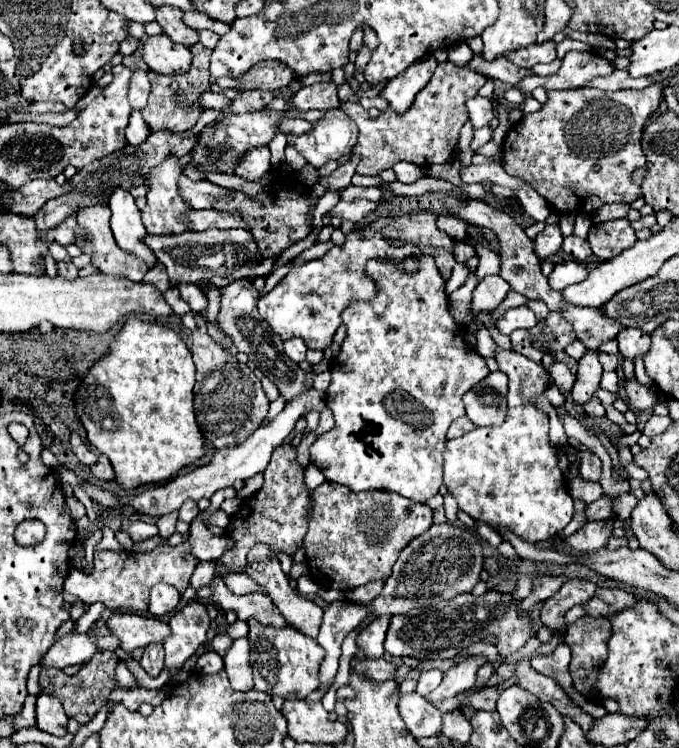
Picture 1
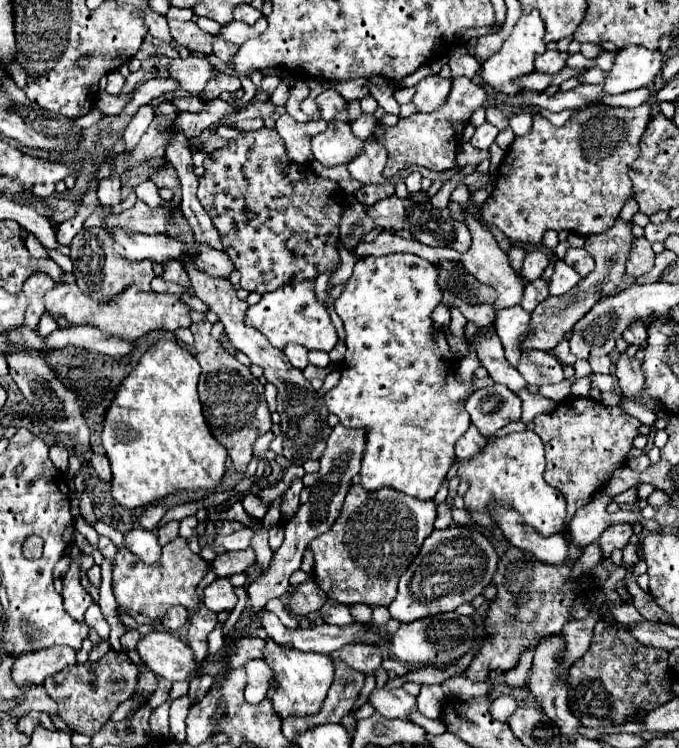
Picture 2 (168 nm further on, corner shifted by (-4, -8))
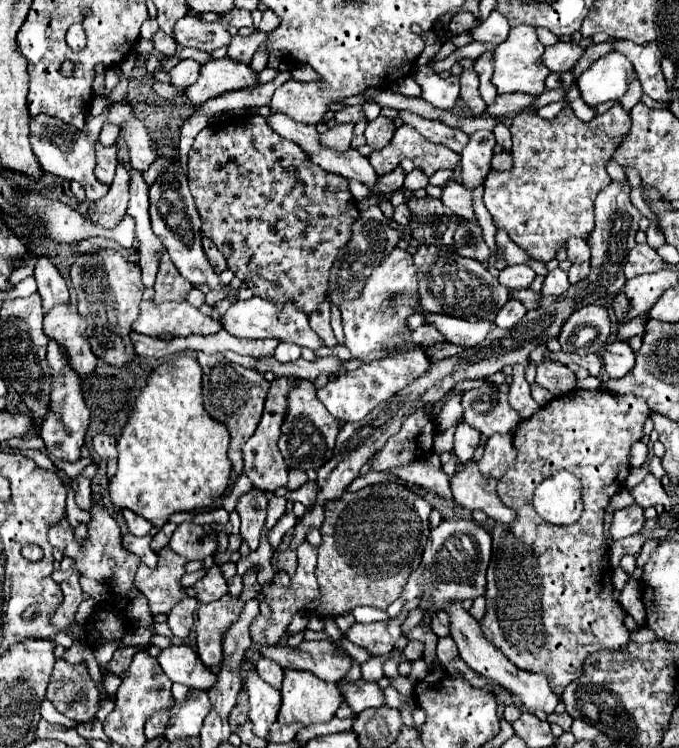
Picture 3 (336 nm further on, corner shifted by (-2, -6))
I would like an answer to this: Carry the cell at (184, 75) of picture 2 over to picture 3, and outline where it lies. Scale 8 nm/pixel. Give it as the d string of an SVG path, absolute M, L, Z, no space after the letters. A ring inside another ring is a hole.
M216 59L200 67L198 81L194 85L188 85L184 93L192 105L202 105L206 99L248 85L258 85L258 75L248 65L230 59Z

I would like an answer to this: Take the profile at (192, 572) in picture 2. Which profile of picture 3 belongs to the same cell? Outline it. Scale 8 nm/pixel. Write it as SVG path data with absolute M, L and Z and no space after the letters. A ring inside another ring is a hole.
M170 547L158 551L158 567L150 569L146 565L138 565L134 585L146 595L150 613L170 613L170 609L182 599L188 597L188 587L180 583L186 573L186 557L178 557Z

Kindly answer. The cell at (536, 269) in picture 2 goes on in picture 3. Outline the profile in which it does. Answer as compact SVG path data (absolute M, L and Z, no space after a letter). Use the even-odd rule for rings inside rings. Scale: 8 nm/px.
M514 265L514 267L504 267L498 275L498 281L508 287L508 289L524 289L534 281L536 273L528 265Z

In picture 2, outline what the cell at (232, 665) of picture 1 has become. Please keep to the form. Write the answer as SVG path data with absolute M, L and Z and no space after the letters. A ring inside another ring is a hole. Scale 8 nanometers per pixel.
M254 659L246 663L246 675L248 675L248 685L244 691L246 701L260 703L274 683L274 671L266 665L264 659Z

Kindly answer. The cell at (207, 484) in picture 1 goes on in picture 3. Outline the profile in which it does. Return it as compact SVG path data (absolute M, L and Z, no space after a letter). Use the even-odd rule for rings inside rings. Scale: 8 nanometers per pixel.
M124 511L124 519L128 523L128 529L134 533L134 535L148 535L150 529L152 529L152 523L146 521L144 517L140 515L134 515L132 511Z

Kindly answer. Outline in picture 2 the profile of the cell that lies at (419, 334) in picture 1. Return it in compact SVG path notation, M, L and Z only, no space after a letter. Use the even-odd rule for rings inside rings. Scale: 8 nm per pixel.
M412 253L362 257L342 295L334 301L334 309L344 323L348 351L342 361L342 379L334 389L326 391L324 401L328 411L334 413L344 427L362 427L368 431L368 447L360 469L362 487L368 491L392 487L416 499L434 499L454 461L454 445L470 427L462 401L472 393L472 381L456 381L456 359L452 357L444 333L434 329L430 319L430 313L442 297L436 281L436 265Z

